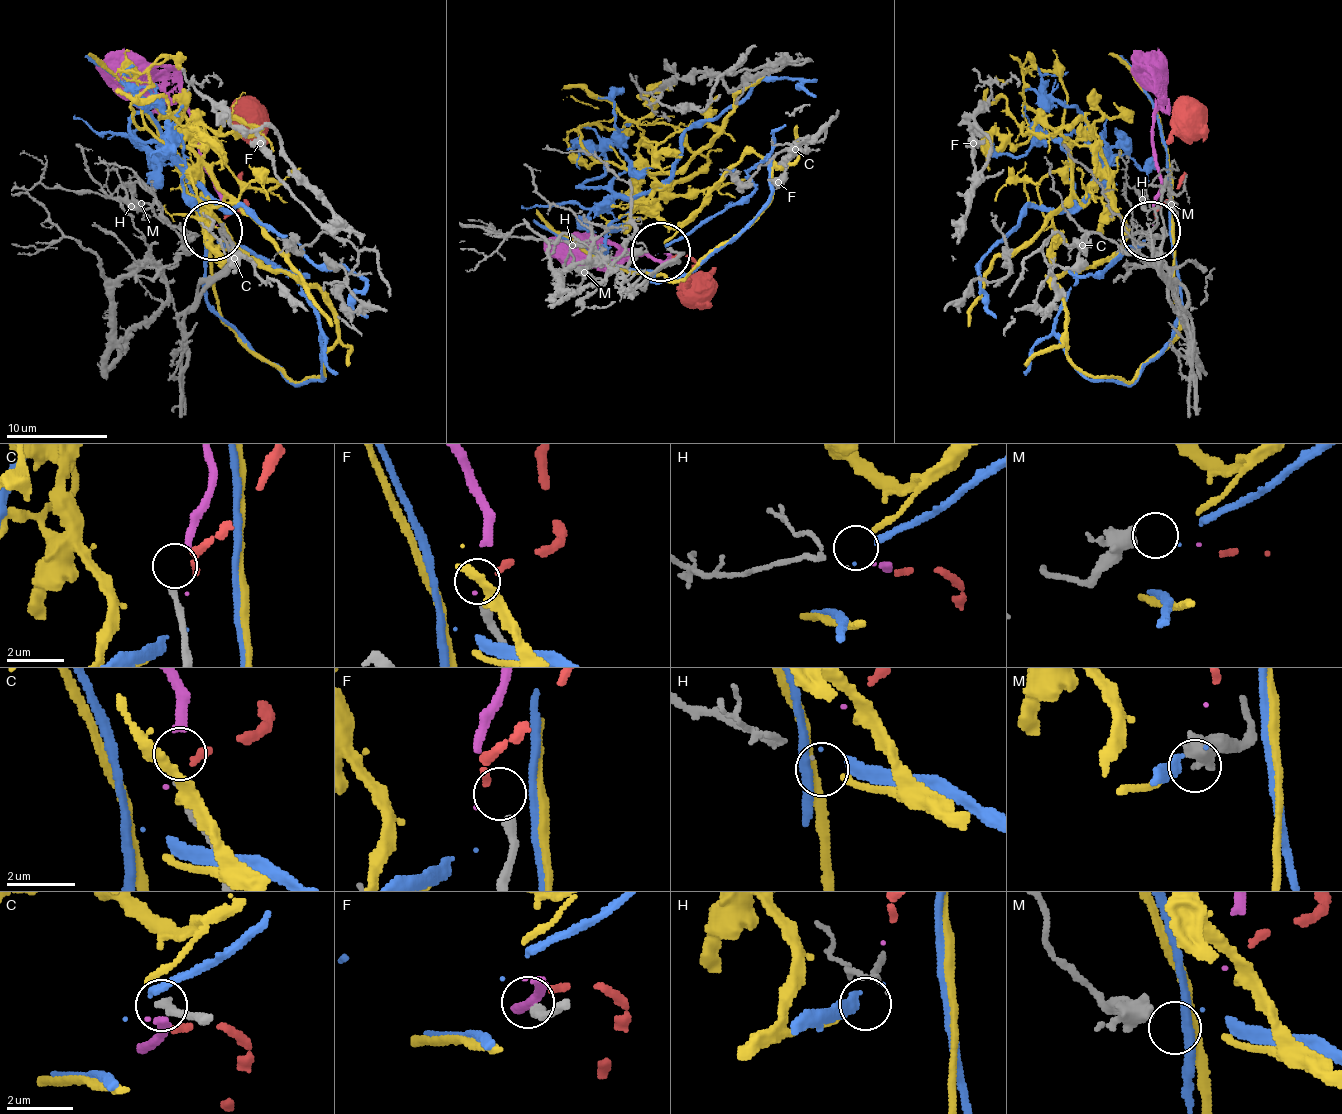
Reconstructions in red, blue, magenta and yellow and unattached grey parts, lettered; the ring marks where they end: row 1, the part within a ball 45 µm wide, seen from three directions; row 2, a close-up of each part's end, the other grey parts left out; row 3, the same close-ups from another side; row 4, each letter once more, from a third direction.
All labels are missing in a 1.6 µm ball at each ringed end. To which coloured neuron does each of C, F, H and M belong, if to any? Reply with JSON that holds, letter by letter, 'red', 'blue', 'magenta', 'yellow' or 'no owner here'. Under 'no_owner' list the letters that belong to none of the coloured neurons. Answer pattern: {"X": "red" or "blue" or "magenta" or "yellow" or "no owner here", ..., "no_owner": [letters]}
{"C": "no owner here", "F": "red", "H": "yellow", "M": "no owner here", "no_owner": ["C", "M"]}

